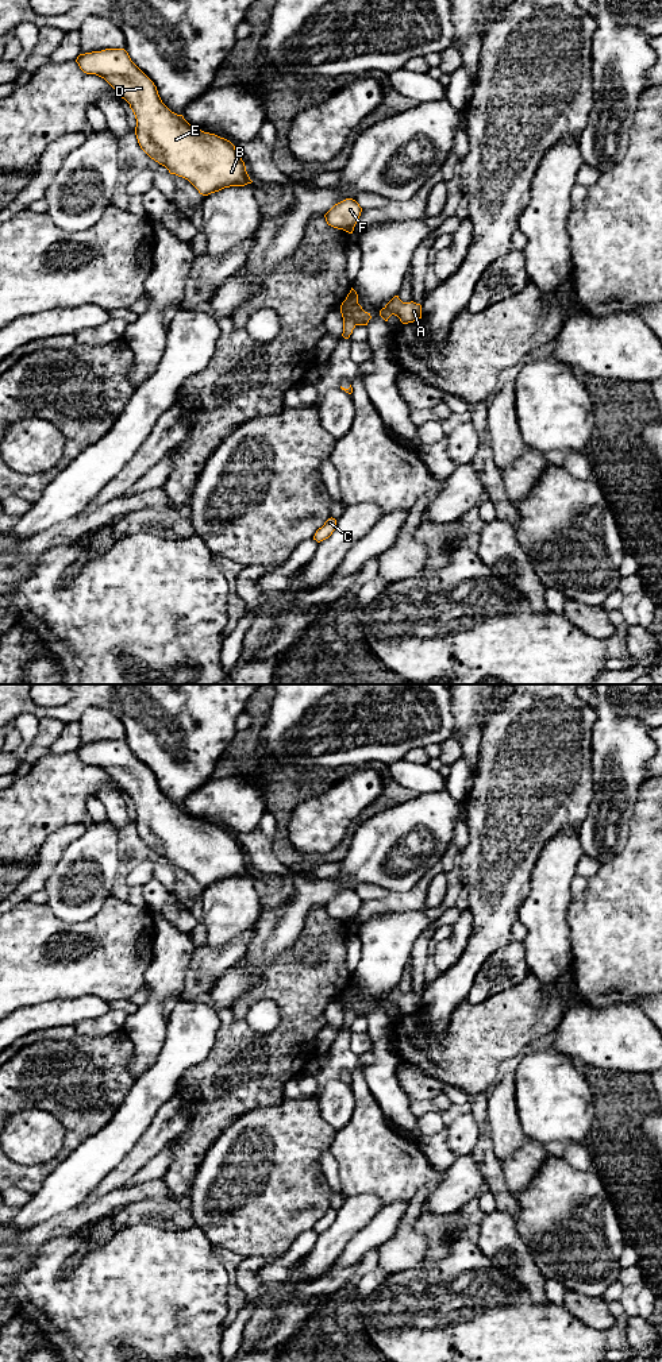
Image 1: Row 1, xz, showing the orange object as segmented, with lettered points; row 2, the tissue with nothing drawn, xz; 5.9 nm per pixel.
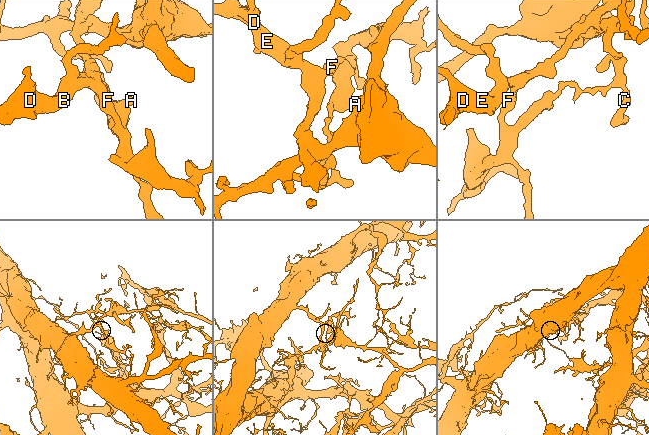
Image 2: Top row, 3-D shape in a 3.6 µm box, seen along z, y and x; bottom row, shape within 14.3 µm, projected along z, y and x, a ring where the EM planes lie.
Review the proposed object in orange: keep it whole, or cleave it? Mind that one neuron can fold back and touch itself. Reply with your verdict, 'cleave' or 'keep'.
cleave

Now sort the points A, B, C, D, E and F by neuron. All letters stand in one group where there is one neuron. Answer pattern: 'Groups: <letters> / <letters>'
Groups: A B D E F / C

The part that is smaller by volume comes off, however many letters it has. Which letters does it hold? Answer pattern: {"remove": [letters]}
{"remove": ["C"]}

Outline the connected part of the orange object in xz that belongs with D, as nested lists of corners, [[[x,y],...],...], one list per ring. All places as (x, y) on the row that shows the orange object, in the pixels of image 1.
[[[124,49],[80,54],[76,62],[84,73],[104,78],[130,104],[141,148],[170,174],[188,180],[200,194],[253,182],[235,146],[172,112]]]

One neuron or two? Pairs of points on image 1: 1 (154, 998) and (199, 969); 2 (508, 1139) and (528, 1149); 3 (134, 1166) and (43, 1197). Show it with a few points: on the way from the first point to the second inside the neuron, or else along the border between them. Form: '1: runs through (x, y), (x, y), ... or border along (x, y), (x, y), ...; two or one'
1: border along (195, 949), (179, 1000); two
2: border along (526, 1139), (507, 1157), (500, 1160); two
3: border along (126, 1154), (83, 1200); two

